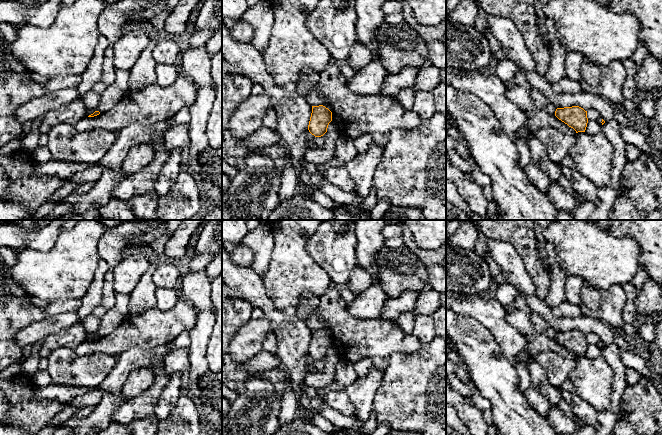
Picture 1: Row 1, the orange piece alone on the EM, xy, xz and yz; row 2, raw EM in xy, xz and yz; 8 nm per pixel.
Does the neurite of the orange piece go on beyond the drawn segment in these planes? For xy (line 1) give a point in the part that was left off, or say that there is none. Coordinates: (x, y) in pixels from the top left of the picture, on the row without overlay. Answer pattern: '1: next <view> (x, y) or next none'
1: next none

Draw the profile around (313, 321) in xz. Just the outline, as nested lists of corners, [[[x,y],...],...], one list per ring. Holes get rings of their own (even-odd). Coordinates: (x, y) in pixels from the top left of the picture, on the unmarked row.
[[[316,314],[310,315],[305,322],[310,330],[323,329],[331,335],[331,329]]]

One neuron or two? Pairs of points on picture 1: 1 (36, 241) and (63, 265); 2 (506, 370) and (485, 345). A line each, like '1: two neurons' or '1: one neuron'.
1: two neurons
2: one neuron

